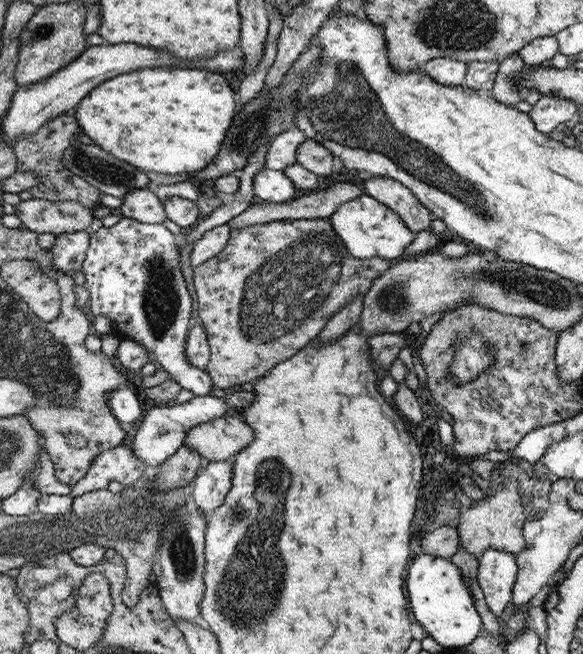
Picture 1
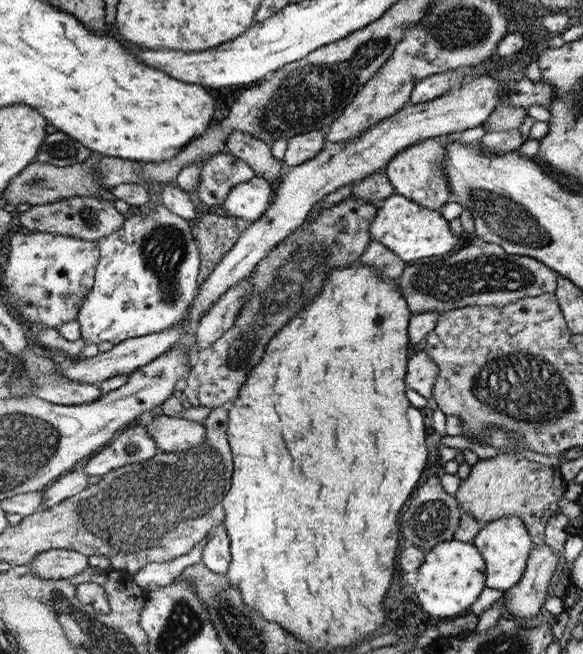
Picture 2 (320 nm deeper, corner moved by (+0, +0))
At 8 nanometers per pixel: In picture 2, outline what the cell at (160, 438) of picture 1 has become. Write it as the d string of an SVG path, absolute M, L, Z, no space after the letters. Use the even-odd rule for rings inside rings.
M133 424L96 456L89 457L80 469L96 480L115 468L143 463L159 452L153 438L147 433L147 428Z

